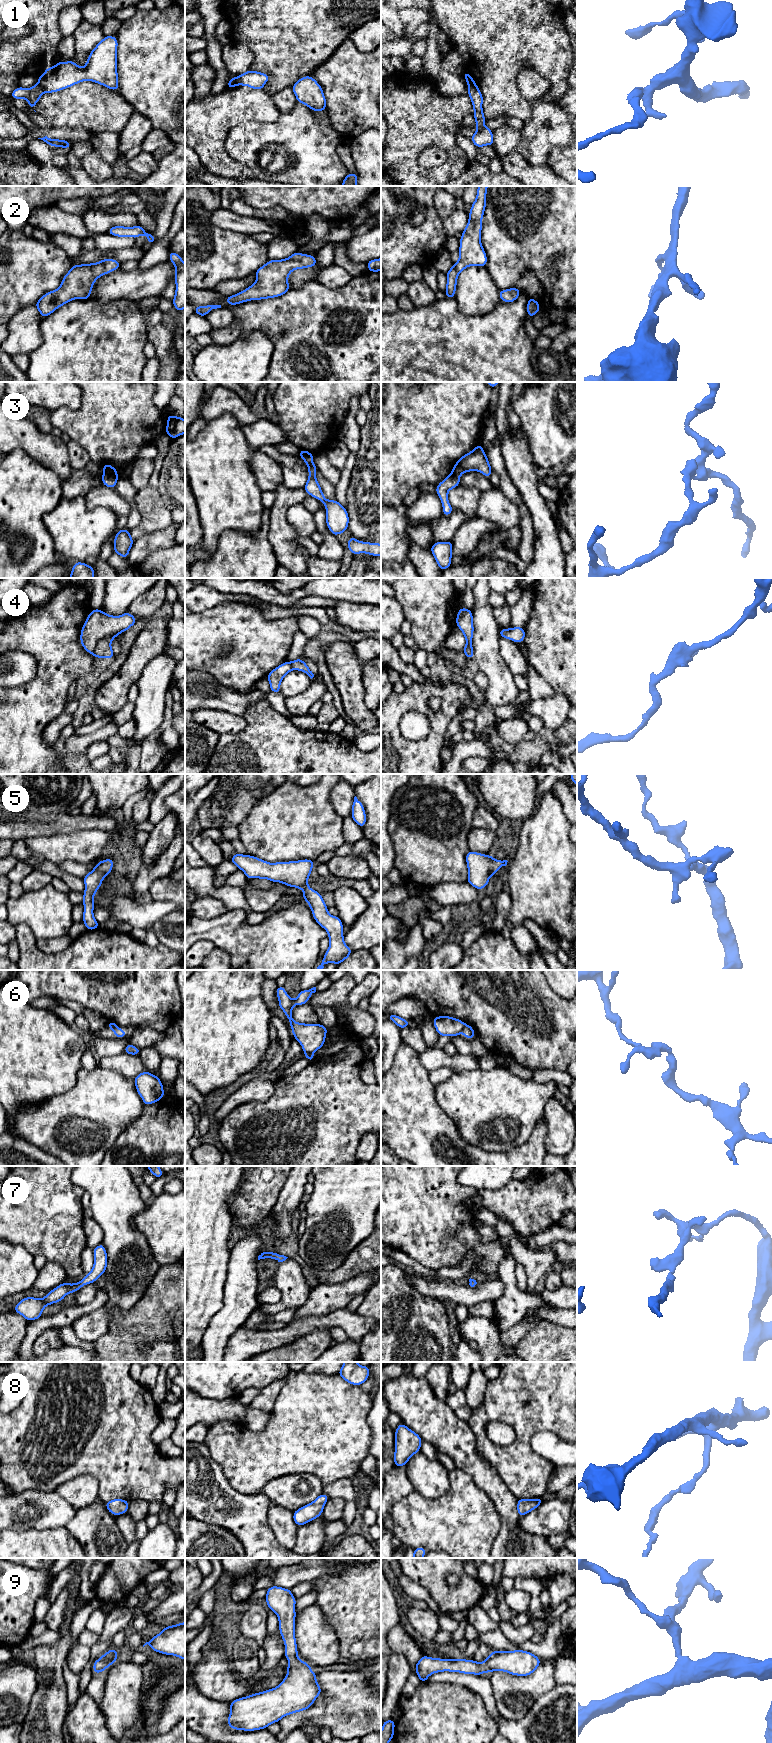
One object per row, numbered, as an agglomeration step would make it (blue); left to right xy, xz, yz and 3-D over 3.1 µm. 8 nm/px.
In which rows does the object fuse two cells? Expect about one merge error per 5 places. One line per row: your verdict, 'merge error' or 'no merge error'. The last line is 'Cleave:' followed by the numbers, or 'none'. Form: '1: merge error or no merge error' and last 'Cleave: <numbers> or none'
1: merge error
2: no merge error
3: merge error
4: no merge error
5: no merge error
6: merge error
7: no merge error
8: no merge error
9: no merge error
Cleave: 1, 3, 6

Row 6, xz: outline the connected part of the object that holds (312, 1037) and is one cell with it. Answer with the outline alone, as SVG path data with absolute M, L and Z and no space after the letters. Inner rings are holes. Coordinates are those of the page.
M278 986L276 996L279 999L278 1006L282 1009L290 1022L292 1034L295 1037L305 1053L313 1053L322 1048L328 1028L322 1024L298 1023L292 1018L292 1009L294 1005L307 1004L309 998L316 992L316 987L308 990L301 990L295 1000L292 1000L285 991L284 986Z

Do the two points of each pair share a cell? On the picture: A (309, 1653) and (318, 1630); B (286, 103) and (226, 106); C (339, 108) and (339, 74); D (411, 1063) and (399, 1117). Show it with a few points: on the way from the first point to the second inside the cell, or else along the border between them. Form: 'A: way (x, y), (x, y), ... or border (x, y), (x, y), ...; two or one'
A: way (315, 1647), (316, 1636); one
B: border (270, 96), (281, 113); two
C: way (339, 100), (339, 82); one
D: way (407, 1076), (407, 1085), (402, 1104); one

